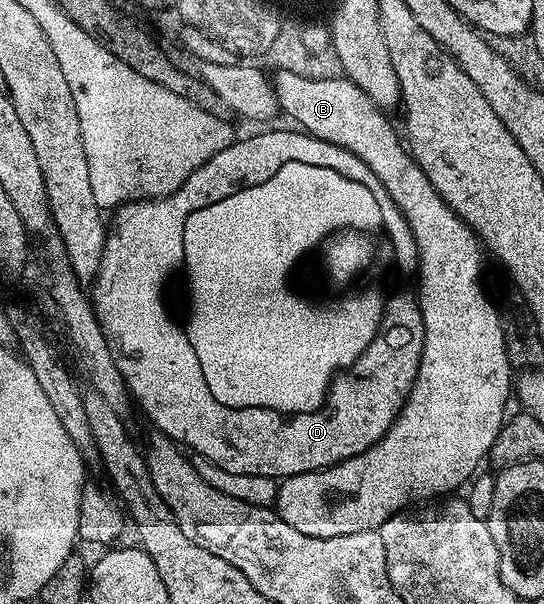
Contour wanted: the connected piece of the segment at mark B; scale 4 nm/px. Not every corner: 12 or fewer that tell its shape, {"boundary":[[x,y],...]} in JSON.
{"boundary":[[275,70],[281,114],[410,226],[426,336],[394,424],[278,483],[308,537],[377,531],[479,470],[508,415],[483,244],[352,80]]}

